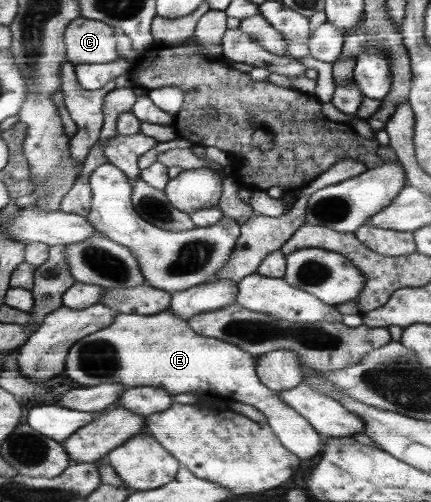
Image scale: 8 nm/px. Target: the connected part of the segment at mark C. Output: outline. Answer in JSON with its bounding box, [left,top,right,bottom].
[66,16,122,65]

